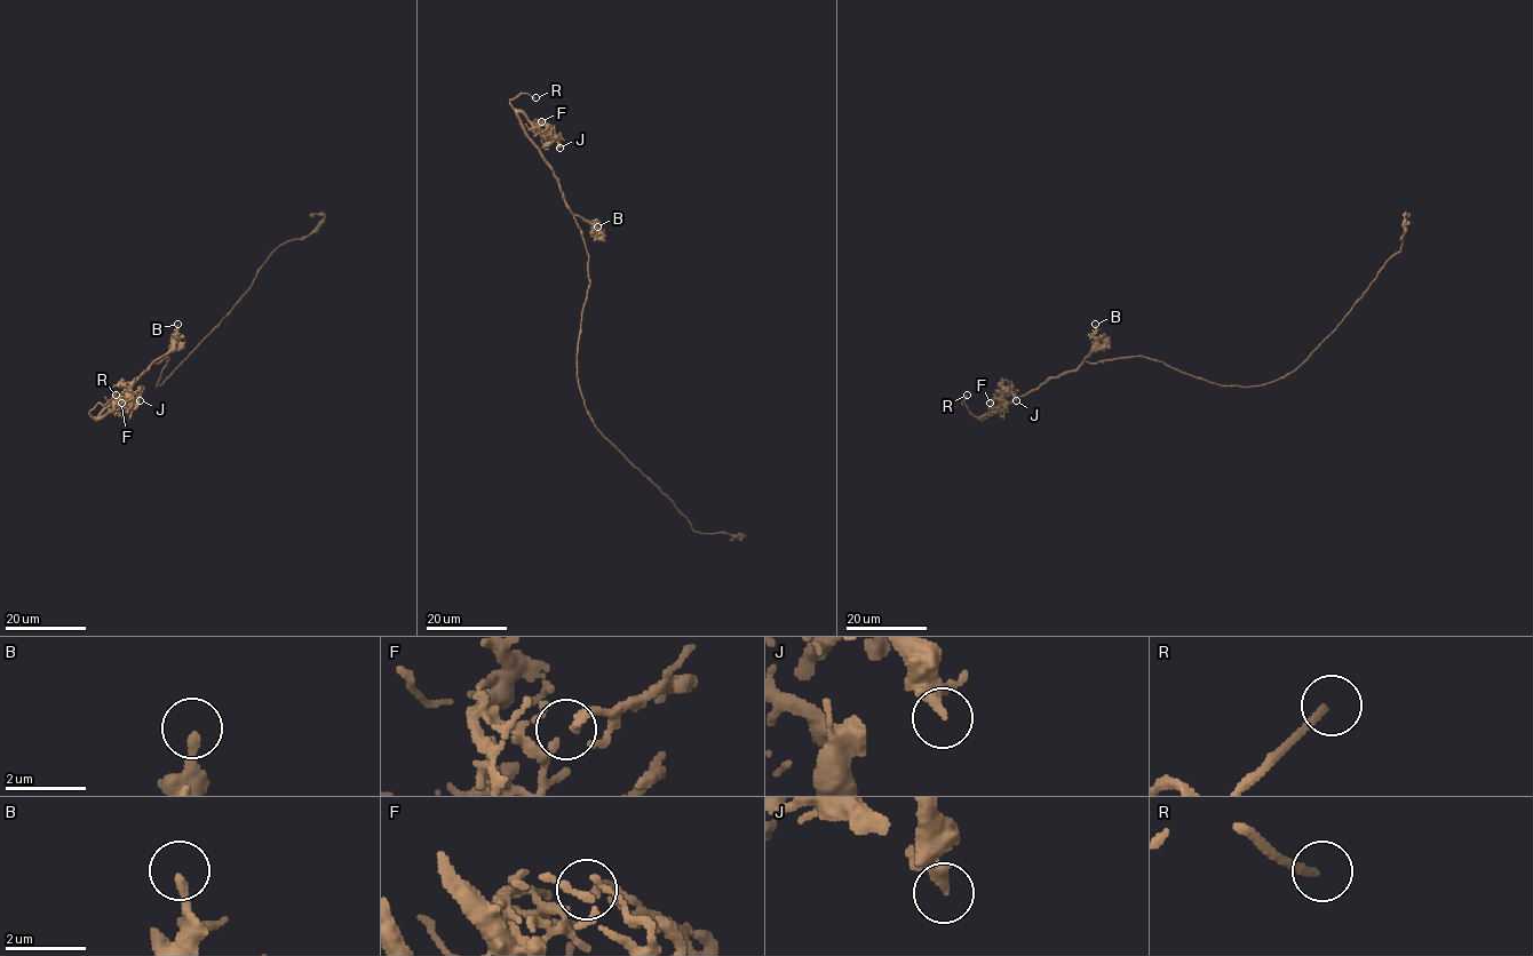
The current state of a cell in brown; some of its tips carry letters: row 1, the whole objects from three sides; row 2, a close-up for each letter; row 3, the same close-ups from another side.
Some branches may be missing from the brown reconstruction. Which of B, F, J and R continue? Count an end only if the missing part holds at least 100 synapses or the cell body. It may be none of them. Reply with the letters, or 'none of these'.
R

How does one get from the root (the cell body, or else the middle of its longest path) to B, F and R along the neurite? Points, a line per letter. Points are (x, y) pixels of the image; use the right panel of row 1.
B: (1216, 383), (1142, 356), (1087, 363), (1083, 359), (1094, 347), (1095, 324)
F: (1216, 383), (1152, 358), (1130, 356), (1083, 361), (981, 417), (1003, 399), (990, 403)
R: (1216, 383), (1152, 358), (1130, 356), (1083, 361), (984, 417), (975, 416), (961, 404), (967, 395)

